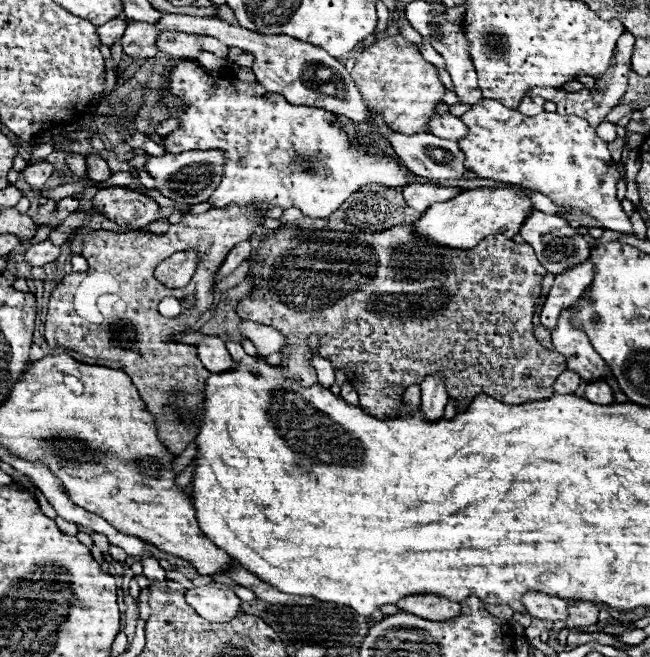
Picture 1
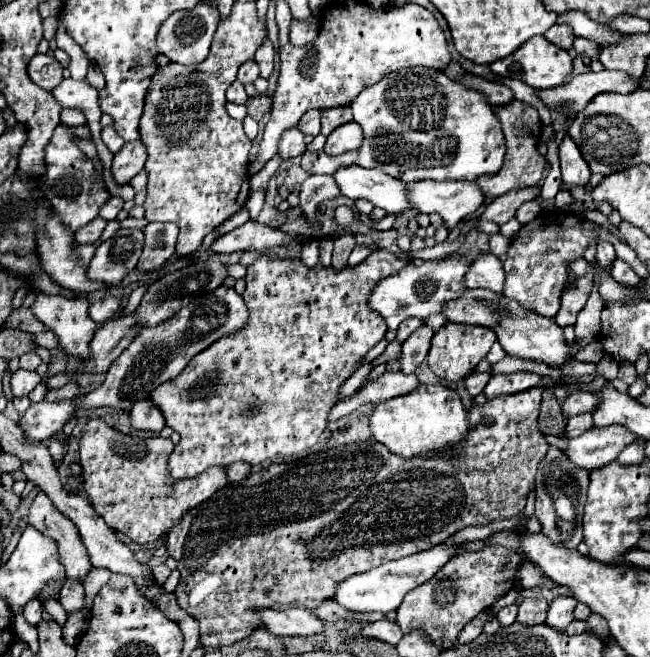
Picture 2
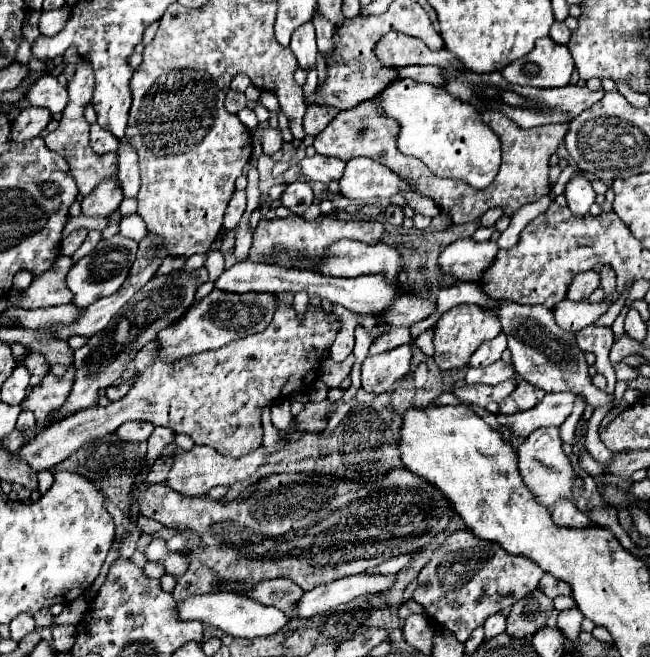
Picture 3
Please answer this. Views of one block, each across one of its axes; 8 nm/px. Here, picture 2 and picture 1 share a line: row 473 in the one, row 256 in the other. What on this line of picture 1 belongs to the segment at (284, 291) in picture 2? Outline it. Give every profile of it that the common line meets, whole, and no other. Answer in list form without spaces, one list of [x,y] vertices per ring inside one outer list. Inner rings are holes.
[[[196,250],[176,252],[158,264],[156,278],[170,288],[182,288],[192,280],[198,262],[200,262],[200,254]]]

